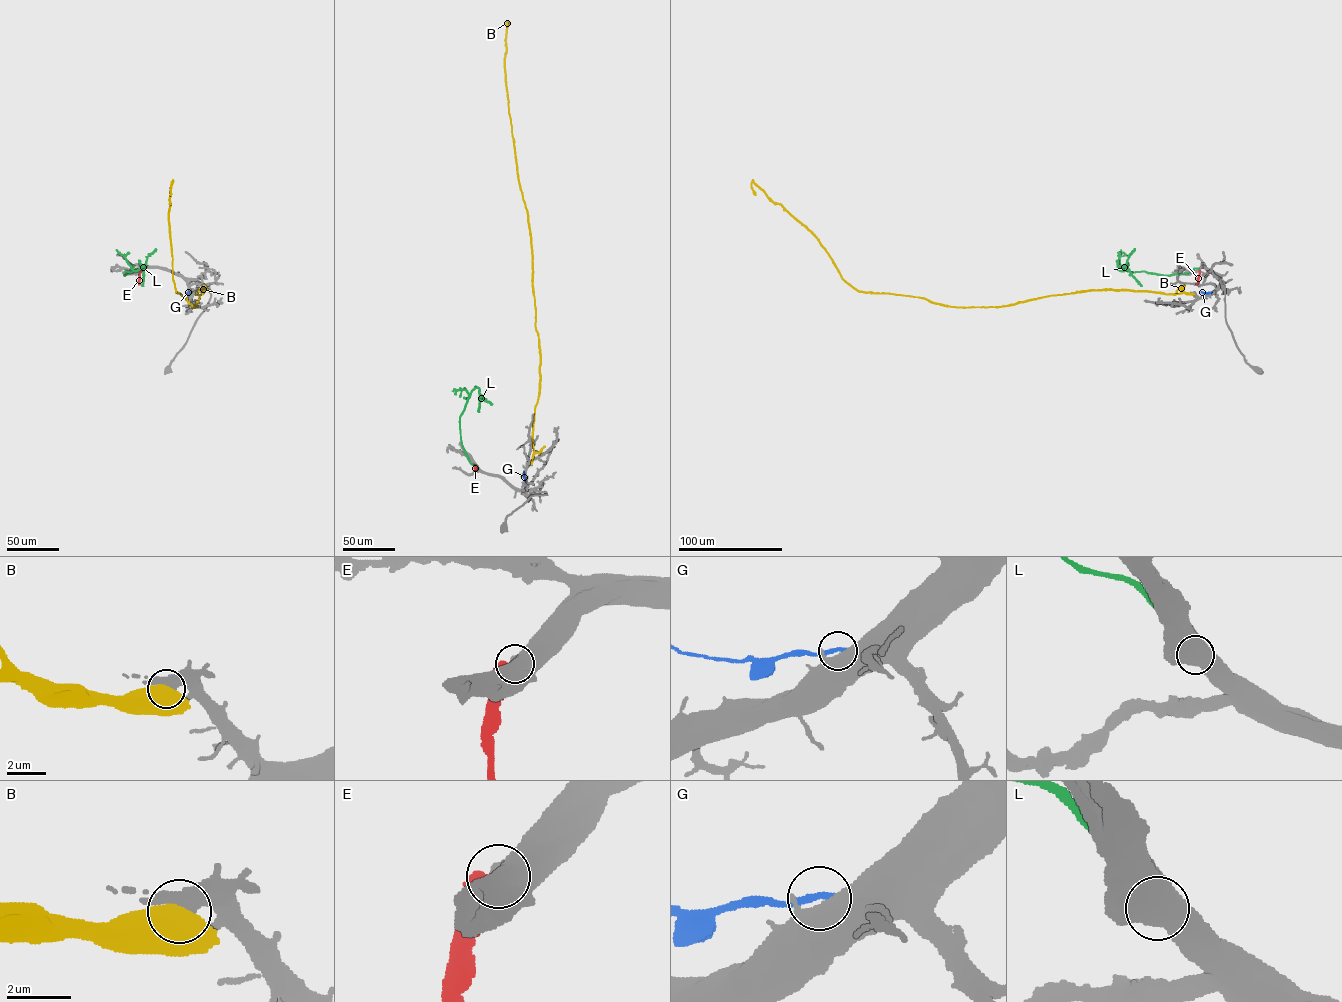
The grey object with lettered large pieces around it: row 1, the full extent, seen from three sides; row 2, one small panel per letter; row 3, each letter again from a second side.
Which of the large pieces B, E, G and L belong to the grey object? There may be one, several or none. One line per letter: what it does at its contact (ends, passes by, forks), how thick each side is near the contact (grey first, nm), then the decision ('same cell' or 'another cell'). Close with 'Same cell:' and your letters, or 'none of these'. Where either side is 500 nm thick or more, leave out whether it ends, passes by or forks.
B: 600/850 nm | another cell
E: 650/480 nm | same cell
G: 550/240 nm | another cell
L: 700/280 nm | another cell
Same cell: E

